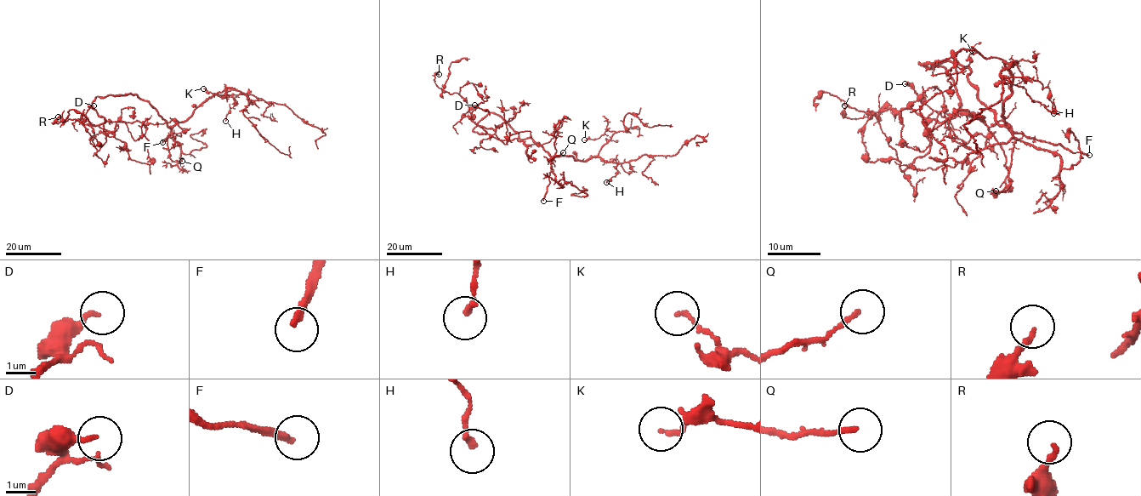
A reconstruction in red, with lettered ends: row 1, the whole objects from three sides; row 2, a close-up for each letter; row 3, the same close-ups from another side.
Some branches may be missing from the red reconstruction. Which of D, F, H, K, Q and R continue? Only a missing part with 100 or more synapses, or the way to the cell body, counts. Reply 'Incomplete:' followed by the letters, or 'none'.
Incomplete: F

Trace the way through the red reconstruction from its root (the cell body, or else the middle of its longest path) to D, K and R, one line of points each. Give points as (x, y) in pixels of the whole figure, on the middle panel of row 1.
D: (536, 143), (530, 138), (521, 139), (491, 112), (473, 131), (485, 133), (467, 116), (461, 119), (474, 105)
K: (536, 143), (553, 156), (587, 161), (615, 132), (607, 130), (597, 139), (584, 139)
R: (536, 143), (521, 139), (491, 112), (473, 131), (485, 133), (457, 94), (436, 85), (439, 74)

